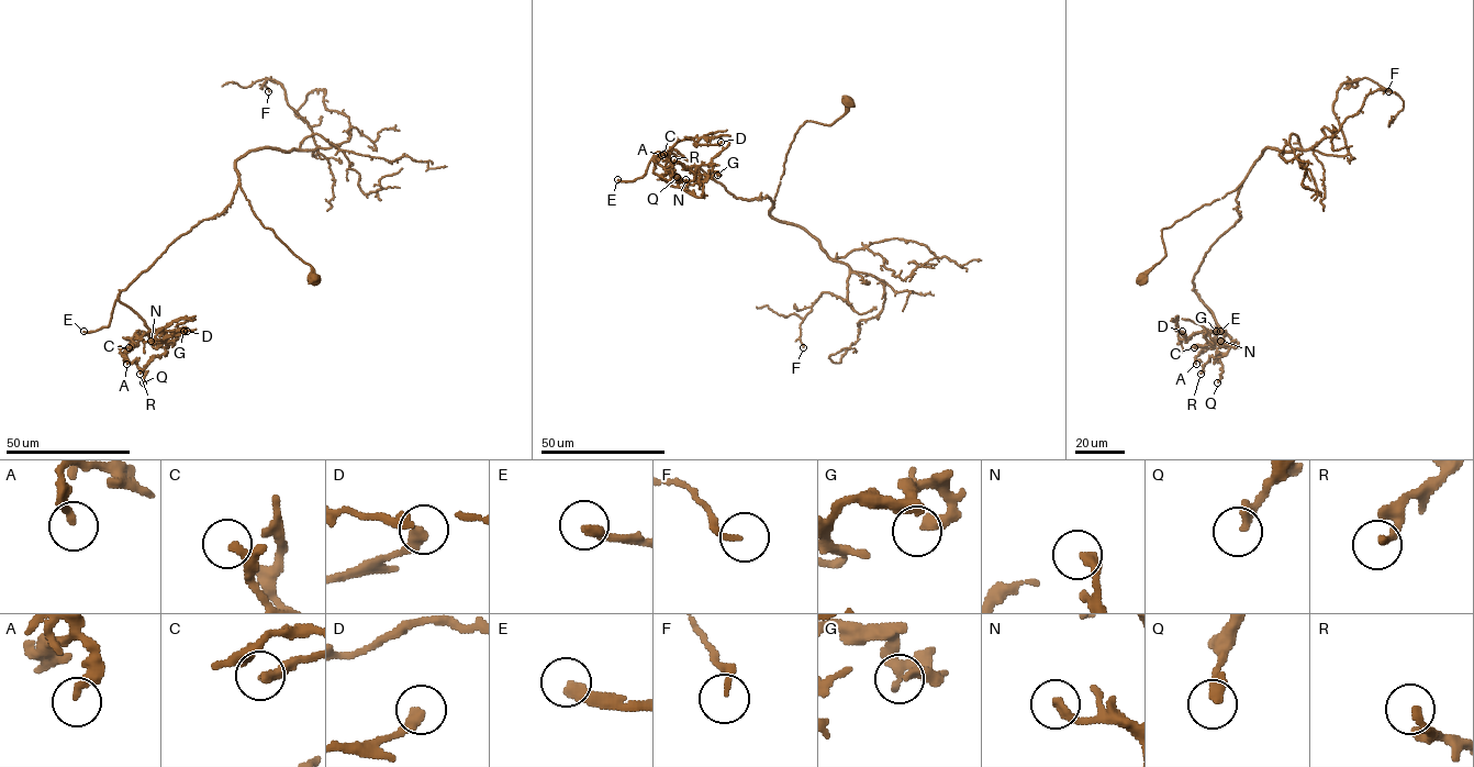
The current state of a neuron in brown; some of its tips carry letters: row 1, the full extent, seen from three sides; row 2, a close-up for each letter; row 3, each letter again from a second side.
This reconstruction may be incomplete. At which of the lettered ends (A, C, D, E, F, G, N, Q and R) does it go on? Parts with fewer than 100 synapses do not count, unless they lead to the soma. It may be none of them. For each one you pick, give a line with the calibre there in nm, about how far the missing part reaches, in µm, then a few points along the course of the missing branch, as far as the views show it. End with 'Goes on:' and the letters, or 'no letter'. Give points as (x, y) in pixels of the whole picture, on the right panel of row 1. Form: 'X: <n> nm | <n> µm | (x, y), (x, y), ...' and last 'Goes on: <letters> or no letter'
E: 360 nm | 70 µm | (1220, 331), (1219, 324), (1217, 332), (1213, 334), (1184, 333), (1182, 344), (1185, 345), (1186, 336)
Goes on: E

